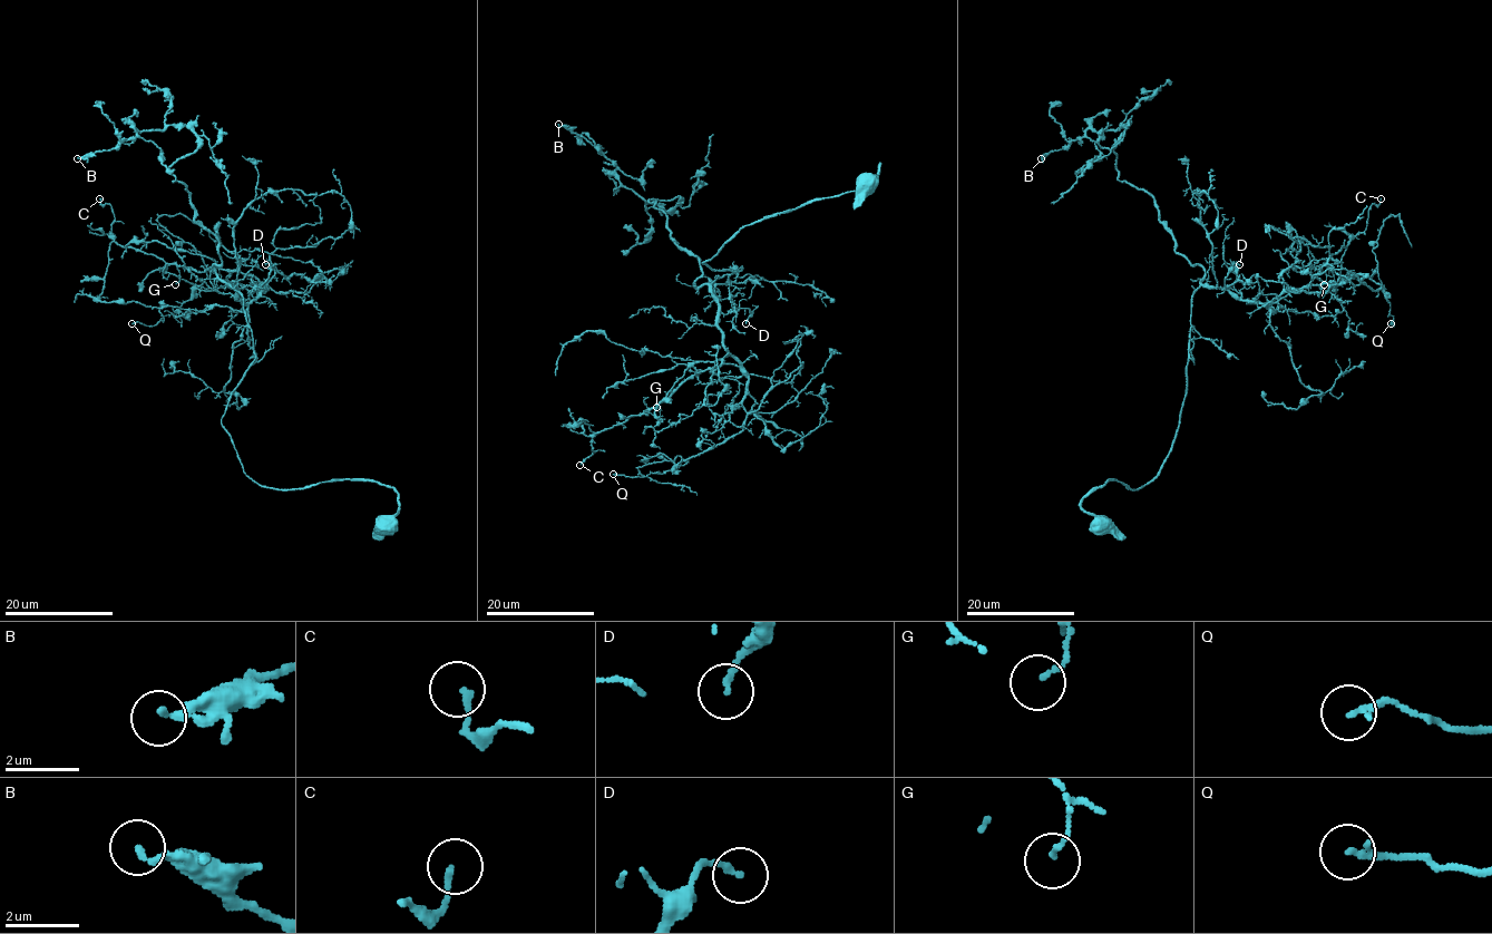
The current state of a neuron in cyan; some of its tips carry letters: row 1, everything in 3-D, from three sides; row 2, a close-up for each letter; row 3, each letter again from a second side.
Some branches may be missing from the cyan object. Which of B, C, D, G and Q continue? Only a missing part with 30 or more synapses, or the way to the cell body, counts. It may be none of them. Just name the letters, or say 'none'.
none

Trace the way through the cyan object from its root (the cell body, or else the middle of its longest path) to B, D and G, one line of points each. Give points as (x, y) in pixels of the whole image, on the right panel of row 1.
B: (1101, 519), (1083, 499), (1146, 485), (1170, 450), (1203, 270), (1119, 180), (1127, 126), (1041, 158)
D: (1101, 519), (1084, 497), (1158, 473), (1185, 397), (1191, 294), (1228, 288), (1239, 264)
G: (1101, 519), (1083, 499), (1146, 485), (1170, 450), (1191, 294), (1270, 303), (1288, 268), (1319, 266), (1324, 284)

